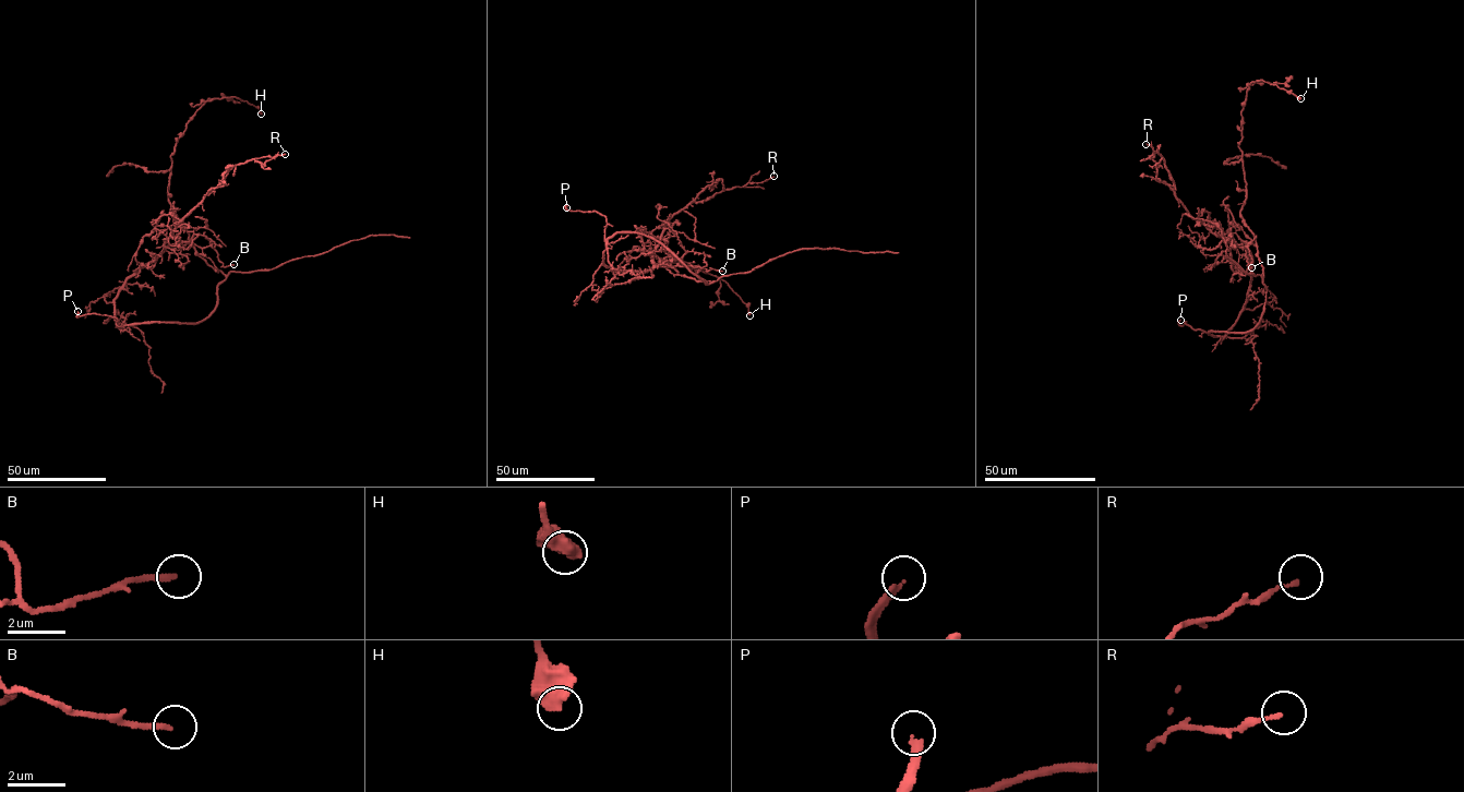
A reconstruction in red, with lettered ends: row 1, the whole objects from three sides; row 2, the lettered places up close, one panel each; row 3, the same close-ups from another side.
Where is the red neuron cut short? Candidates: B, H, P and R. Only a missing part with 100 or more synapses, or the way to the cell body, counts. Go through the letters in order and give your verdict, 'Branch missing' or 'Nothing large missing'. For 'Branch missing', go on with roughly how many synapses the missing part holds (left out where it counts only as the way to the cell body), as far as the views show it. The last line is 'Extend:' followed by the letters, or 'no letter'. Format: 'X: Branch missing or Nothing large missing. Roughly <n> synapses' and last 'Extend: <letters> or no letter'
B: Nothing large missing
H: Nothing large missing
P: Nothing large missing
R: Nothing large missing
Extend: no letter

